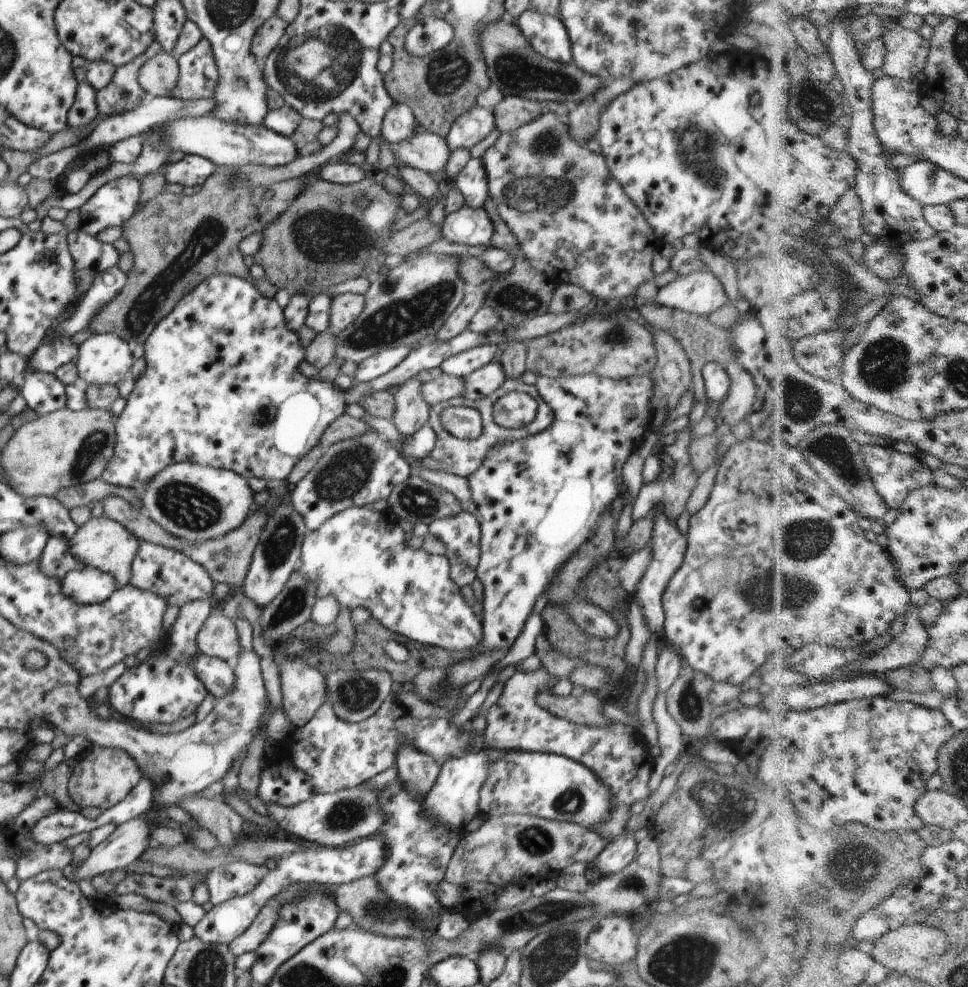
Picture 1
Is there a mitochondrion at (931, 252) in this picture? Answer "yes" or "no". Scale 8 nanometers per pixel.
no

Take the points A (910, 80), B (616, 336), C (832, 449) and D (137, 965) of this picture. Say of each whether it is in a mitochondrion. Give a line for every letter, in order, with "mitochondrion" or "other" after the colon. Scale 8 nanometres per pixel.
A: other
B: mitochondrion
C: mitochondrion
D: other

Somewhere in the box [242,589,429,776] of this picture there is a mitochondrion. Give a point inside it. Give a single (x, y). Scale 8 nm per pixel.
(355, 693)

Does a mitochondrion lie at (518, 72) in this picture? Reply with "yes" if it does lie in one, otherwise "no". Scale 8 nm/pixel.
yes

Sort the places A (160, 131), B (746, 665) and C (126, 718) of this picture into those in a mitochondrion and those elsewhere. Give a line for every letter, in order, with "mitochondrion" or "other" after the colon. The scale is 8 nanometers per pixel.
A: other
B: other
C: other

